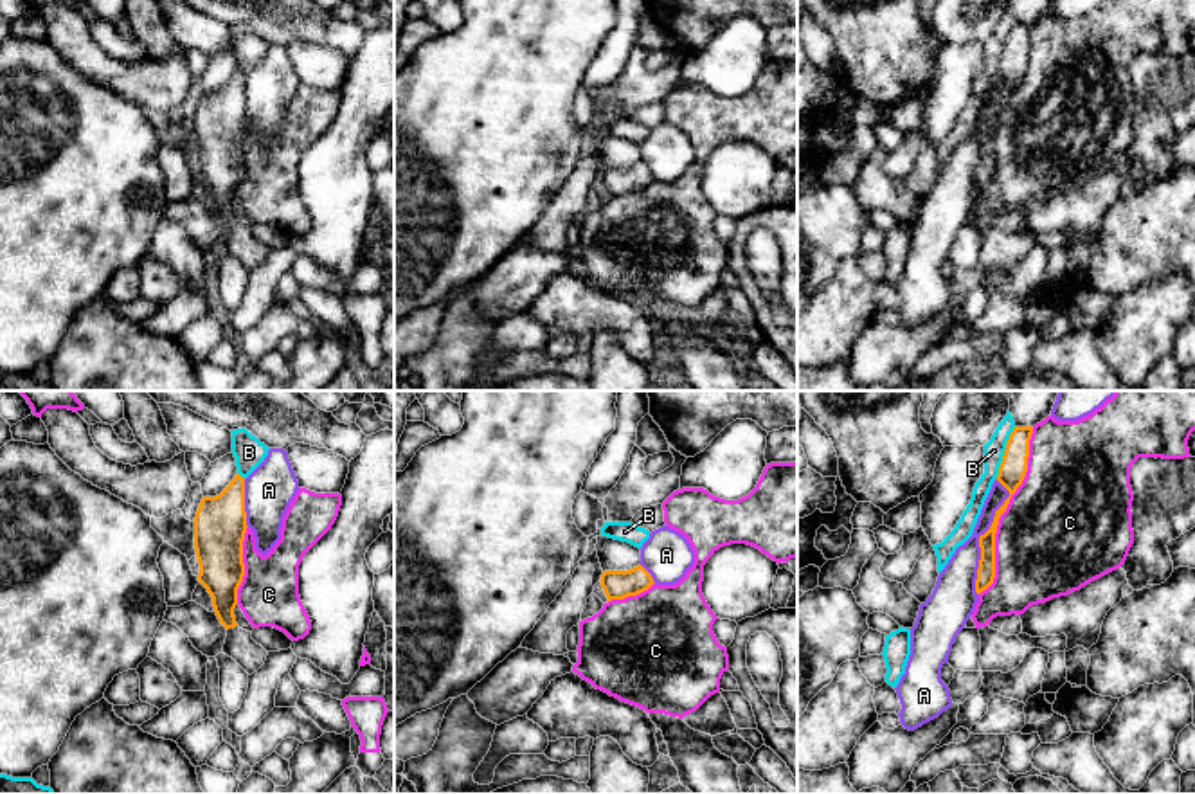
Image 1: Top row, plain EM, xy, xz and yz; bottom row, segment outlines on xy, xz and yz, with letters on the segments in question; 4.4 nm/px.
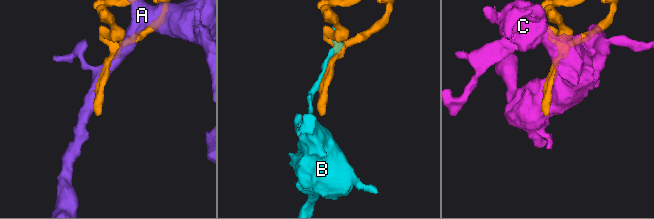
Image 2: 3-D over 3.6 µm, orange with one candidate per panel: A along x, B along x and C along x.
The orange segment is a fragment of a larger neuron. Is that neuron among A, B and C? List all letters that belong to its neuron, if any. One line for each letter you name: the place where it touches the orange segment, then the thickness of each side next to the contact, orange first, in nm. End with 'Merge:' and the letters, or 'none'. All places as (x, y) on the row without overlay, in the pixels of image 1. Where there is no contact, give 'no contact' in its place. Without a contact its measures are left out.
Merge: none

